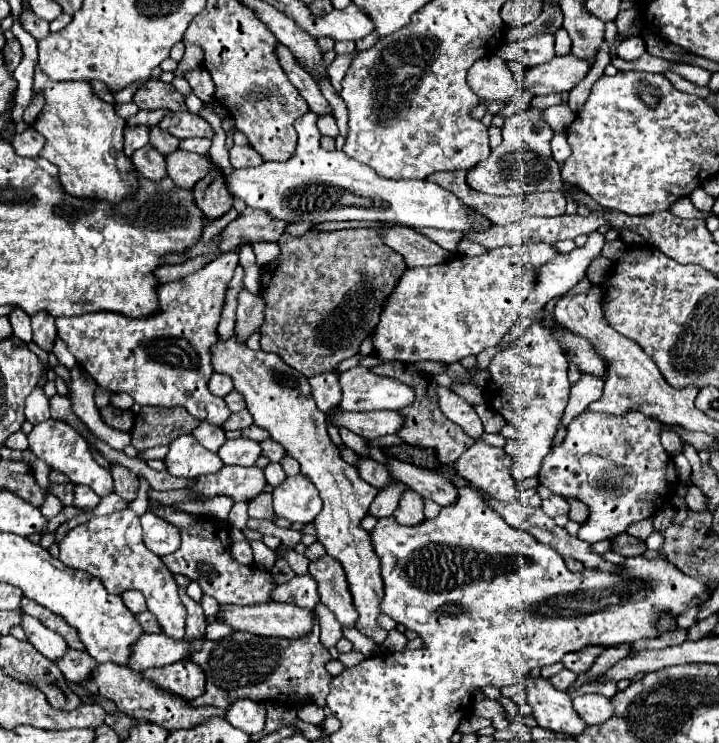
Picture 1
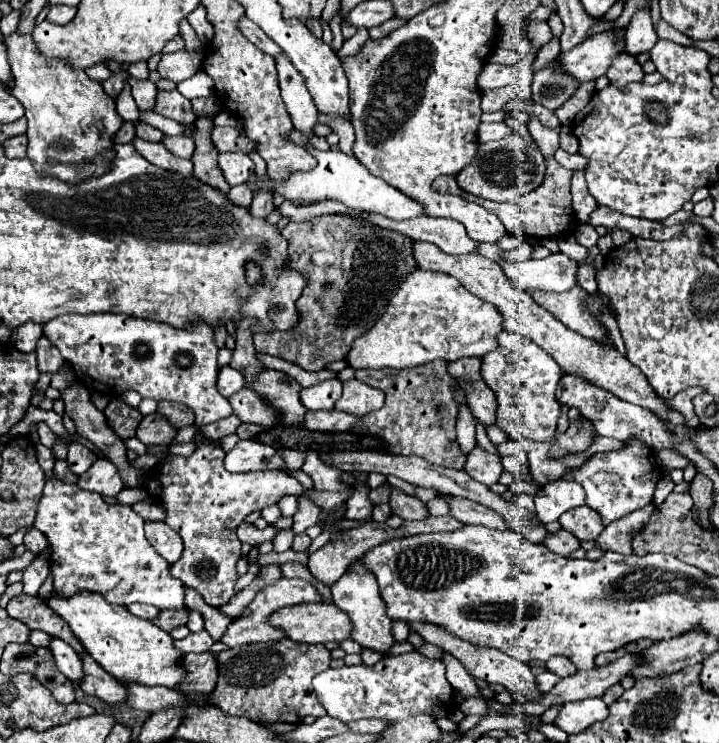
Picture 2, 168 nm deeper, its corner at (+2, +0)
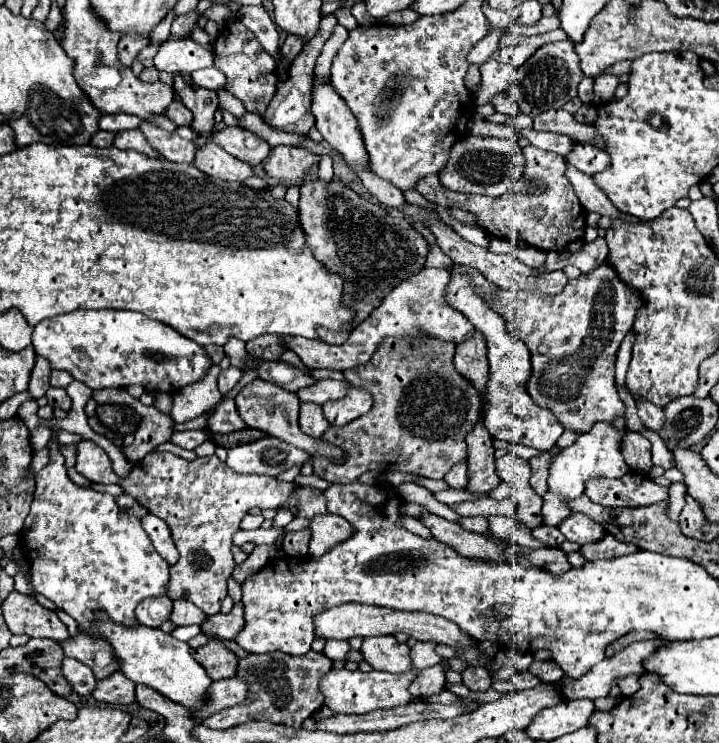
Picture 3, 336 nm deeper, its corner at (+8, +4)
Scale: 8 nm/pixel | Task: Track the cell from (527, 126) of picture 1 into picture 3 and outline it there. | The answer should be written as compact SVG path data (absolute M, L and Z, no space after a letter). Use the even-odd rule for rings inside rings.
M466 136L452 146L448 166L438 176L440 182L456 192L466 194L482 194L482 196L502 196L508 192L514 182L524 174L526 158L522 148L510 138L480 138L480 136Z

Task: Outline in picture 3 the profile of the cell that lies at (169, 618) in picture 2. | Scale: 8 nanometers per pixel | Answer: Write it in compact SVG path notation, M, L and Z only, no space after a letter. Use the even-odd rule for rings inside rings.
M174 600L174 608L172 608L172 614L170 614L170 620L176 624L176 626L184 626L184 624L202 624L206 618L206 614L196 608L192 602L188 600Z

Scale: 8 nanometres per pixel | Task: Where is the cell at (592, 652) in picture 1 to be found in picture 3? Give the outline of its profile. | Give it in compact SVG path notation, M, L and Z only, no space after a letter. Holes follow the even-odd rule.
M536 660L530 666L530 672L536 674L538 678L542 678L542 682L558 682L564 672L560 670L560 666L554 660Z

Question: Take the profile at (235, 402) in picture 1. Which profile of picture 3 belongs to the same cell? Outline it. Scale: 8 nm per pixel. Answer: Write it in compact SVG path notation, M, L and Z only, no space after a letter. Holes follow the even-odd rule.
M252 380L248 386L244 386L236 400L236 408L238 414L242 416L242 420L246 422L248 428L258 428L262 432L266 432L268 436L276 436L300 450L304 450L310 456L324 456L328 460L334 462L344 462L346 454L342 450L338 450L338 446L322 440L322 438L308 438L306 434L302 434L302 430L298 428L298 408L300 408L300 400L294 392L288 392L276 384L270 384L266 380Z

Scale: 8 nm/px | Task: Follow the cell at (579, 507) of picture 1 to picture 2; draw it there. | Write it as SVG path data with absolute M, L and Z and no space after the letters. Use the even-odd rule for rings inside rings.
M588 506L572 508L566 514L560 516L560 526L574 534L578 540L594 540L604 530L602 518L596 510L590 510Z

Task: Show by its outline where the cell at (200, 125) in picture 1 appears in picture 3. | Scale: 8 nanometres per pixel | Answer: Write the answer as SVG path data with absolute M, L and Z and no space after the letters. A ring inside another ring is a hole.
M226 126L224 130L216 132L214 142L222 146L228 154L248 162L250 166L264 162L270 152L270 146L266 140L258 138L254 132L244 130L240 126Z

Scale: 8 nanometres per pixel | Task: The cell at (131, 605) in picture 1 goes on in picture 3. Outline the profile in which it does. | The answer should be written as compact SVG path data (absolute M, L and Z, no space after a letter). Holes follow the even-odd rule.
M154 596L146 598L136 606L136 618L140 624L158 628L162 622L168 620L172 610L172 600L168 596Z

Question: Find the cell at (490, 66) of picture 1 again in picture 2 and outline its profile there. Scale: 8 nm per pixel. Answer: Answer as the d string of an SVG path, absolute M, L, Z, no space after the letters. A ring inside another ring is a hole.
M486 64L480 78L478 88L490 90L490 88L504 88L514 82L514 68L512 66L500 66L500 64Z

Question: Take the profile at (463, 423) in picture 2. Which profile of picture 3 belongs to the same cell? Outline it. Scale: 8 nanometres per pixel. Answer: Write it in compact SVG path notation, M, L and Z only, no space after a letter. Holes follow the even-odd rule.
M464 460L464 462L458 462L456 466L452 466L452 470L444 476L444 480L446 480L452 488L456 488L456 490L466 488L466 484L468 484L468 462Z

